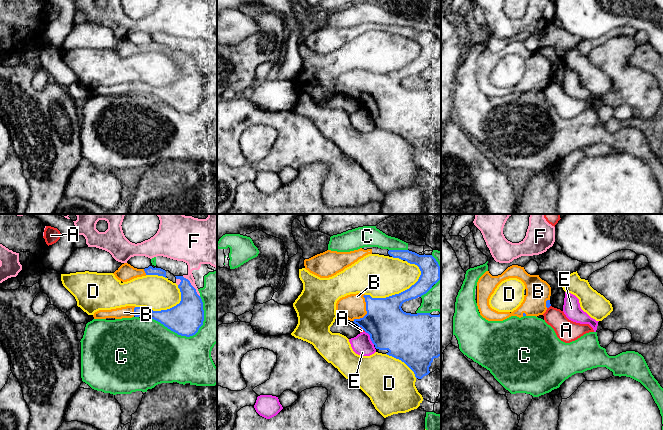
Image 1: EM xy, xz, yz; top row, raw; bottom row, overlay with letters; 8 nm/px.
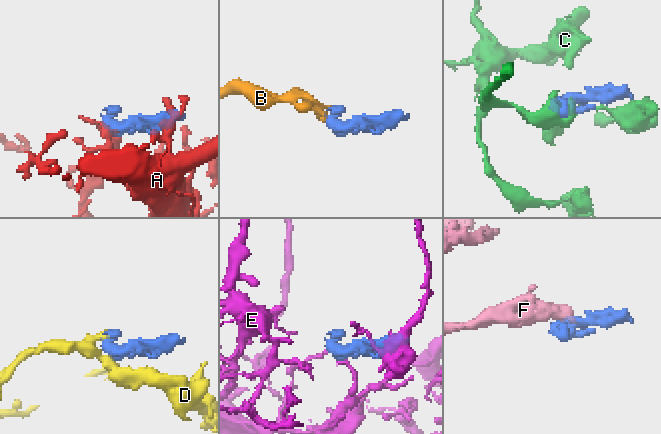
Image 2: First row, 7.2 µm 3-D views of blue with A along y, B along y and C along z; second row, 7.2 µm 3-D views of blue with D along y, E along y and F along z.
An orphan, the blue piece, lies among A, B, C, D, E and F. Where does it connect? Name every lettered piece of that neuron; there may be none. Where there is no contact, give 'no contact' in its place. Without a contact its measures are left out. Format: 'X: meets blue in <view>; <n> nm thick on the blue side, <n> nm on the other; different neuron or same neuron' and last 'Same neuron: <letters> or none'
A: meets blue in xz; 360 nm thick on the blue side, 40 nm on the other; different neuron
B: meets blue in xz; 360 nm thick on the blue side, 200 nm on the other; same neuron
C: meets blue in xy; 260 nm thick on the blue side, 440 nm on the other; different neuron
D: meets blue in xz; 340 nm thick on the blue side, 340 nm on the other; different neuron
E: meets blue in xz; 360 nm thick on the blue side, 160 nm on the other; different neuron
F: meets blue in xy; 260 nm thick on the blue side, 190 nm on the other; different neuron
Same neuron: B

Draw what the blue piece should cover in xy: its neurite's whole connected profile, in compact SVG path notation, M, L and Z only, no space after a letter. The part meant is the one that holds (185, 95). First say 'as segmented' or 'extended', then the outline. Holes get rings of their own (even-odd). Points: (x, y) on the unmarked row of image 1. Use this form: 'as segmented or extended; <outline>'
extended; M183 52L175 53L181 56L178 61L181 68L181 77L176 82L161 87L153 87L146 83L135 82L99 86L94 89L94 95L122 95L143 92L160 98L178 111L186 113L195 111L204 97L202 75L188 55Z

